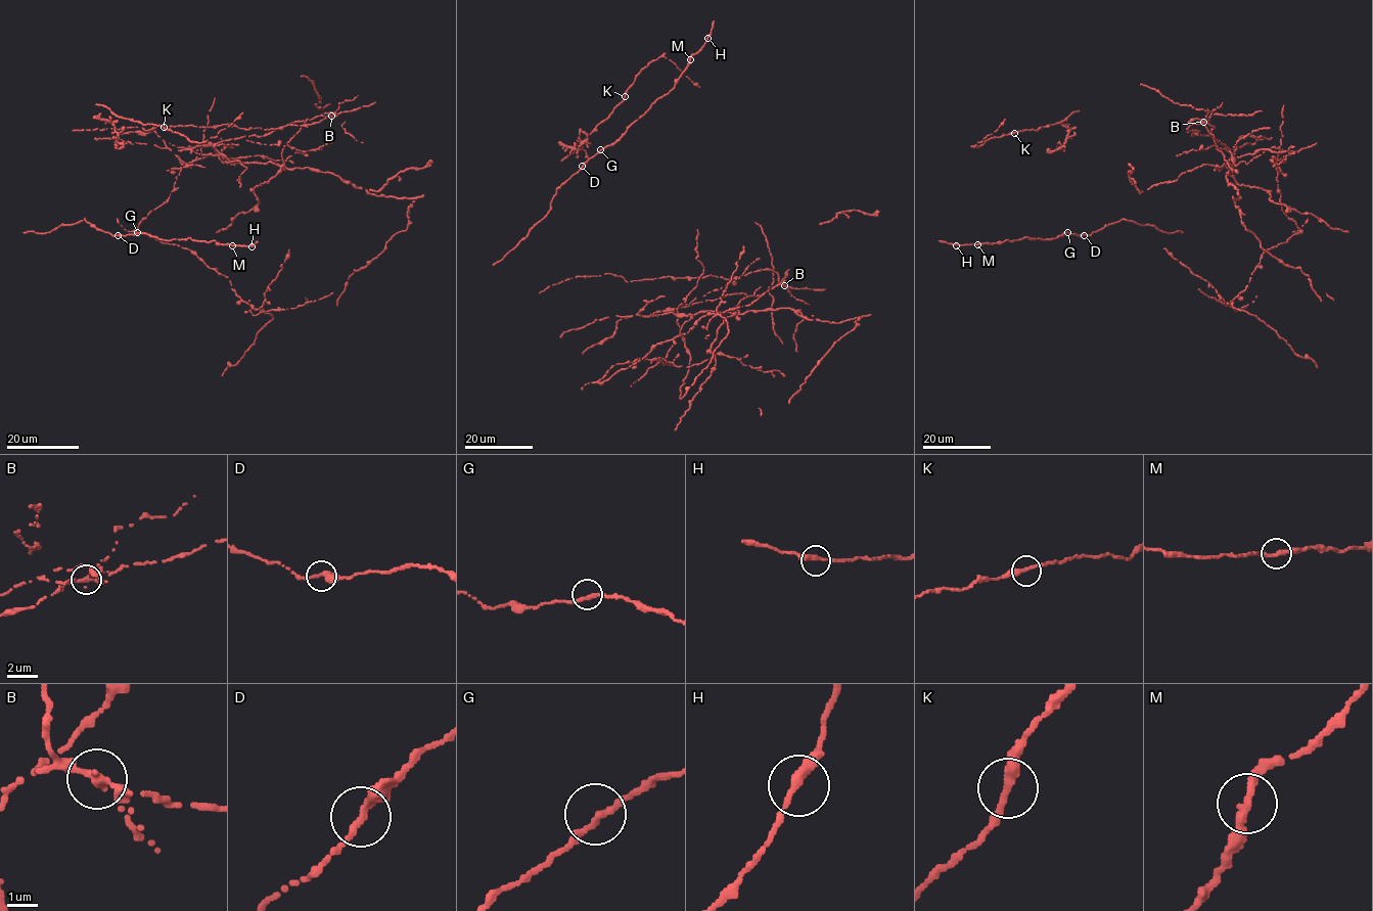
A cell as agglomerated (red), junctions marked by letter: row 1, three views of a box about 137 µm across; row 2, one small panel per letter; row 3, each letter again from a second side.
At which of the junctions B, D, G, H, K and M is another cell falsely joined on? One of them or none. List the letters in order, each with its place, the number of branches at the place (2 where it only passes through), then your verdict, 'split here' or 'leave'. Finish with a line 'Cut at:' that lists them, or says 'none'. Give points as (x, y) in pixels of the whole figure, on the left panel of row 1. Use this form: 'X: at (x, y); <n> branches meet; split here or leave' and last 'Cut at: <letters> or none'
B: at (331, 116); 2 branches meet; split here
D: at (118, 235); 2 branches meet; leave
G: at (137, 232); 2 branches meet; leave
H: at (252, 246); 2 branches meet; leave
K: at (164, 127); 2 branches meet; leave
M: at (232, 245); 2 branches meet; leave
Cut at: B

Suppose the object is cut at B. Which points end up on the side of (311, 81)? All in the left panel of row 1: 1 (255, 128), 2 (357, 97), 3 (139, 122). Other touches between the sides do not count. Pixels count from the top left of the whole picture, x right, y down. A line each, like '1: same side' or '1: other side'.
1: other side
2: other side
3: other side

